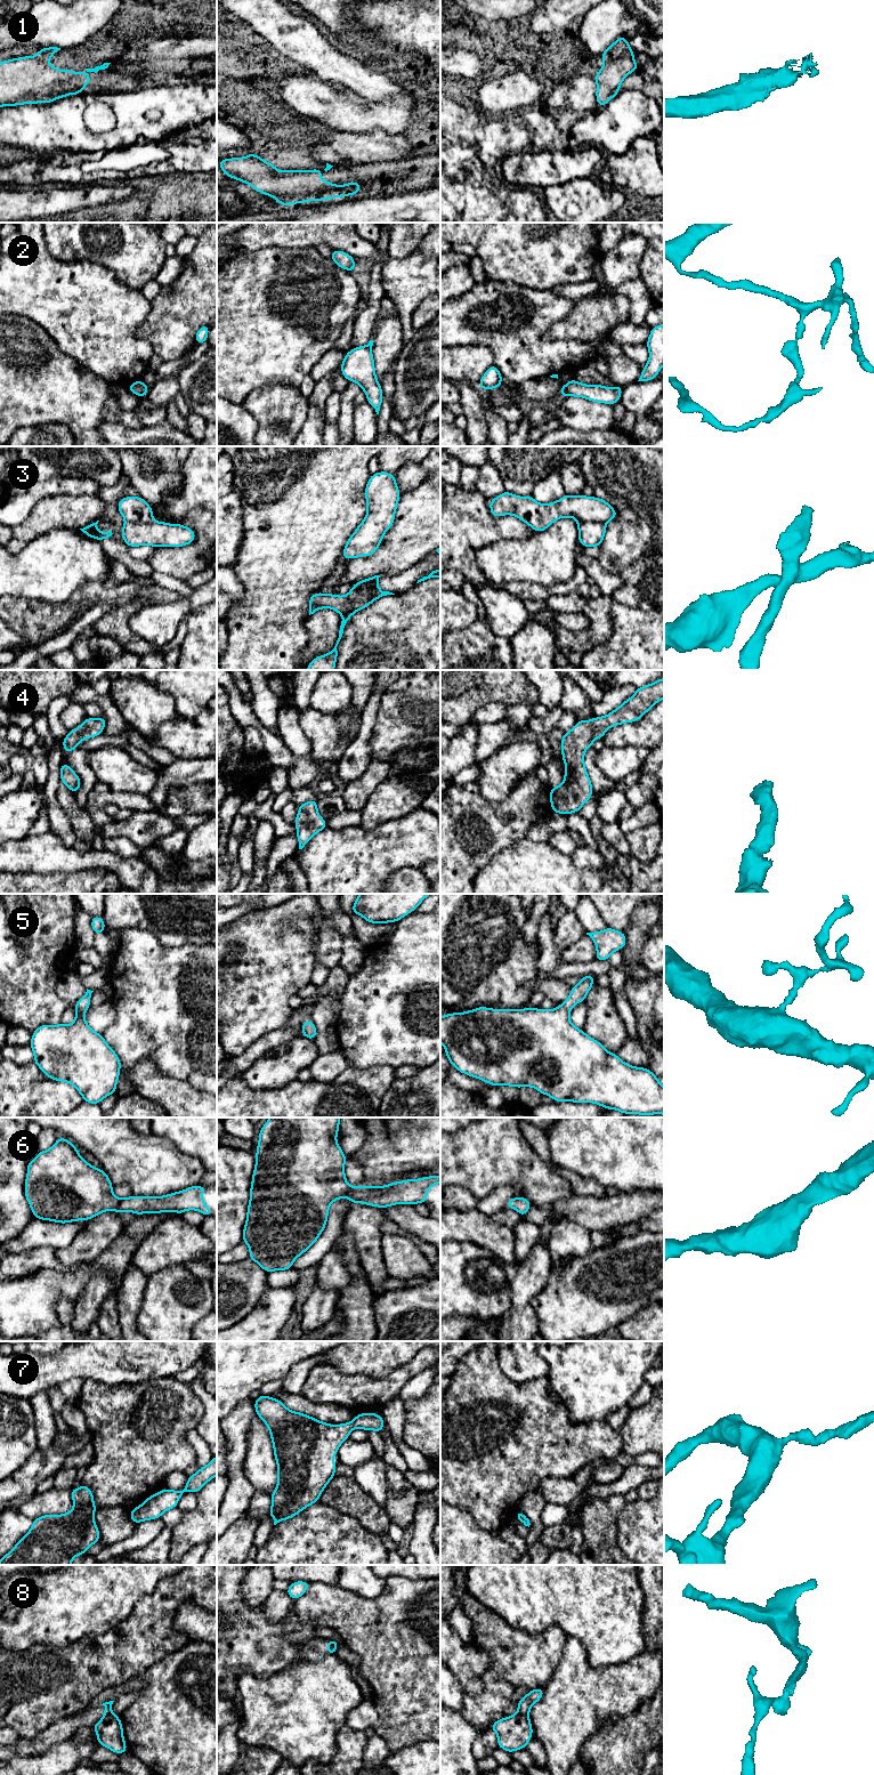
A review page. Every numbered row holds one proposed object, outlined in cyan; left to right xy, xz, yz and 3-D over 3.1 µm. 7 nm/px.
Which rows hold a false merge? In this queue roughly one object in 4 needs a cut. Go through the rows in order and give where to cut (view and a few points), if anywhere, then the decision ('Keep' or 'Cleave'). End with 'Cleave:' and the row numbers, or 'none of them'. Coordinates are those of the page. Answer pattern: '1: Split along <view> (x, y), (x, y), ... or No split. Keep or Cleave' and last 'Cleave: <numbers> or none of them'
1: No split. Keep
2: Split along yz (563, 386), (566, 395). Cleave
3: Split along xy (152, 519), (147, 522), (126, 522). Cleave
4: No split. Keep
5: No split. Keep
6: No split. Keep
7: No split. Keep
8: Split along yz (517, 1712), (527, 1717). Cleave
Cleave: 2, 3, 8

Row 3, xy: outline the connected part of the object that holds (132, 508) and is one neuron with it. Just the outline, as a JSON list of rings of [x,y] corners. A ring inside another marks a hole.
[[[124,497],[118,502],[118,510],[126,522],[148,523],[153,521],[152,507],[140,497]]]

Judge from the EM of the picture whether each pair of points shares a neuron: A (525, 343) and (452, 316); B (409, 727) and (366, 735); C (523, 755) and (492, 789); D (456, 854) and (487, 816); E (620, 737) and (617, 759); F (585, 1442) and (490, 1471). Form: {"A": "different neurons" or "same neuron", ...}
{"A": "same neuron", "B": "different neurons", "C": "same neuron", "D": "same neuron", "E": "different neurons", "F": "same neuron"}

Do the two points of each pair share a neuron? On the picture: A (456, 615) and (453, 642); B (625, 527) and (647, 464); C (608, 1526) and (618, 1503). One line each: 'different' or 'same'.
A: different
B: same
C: same

